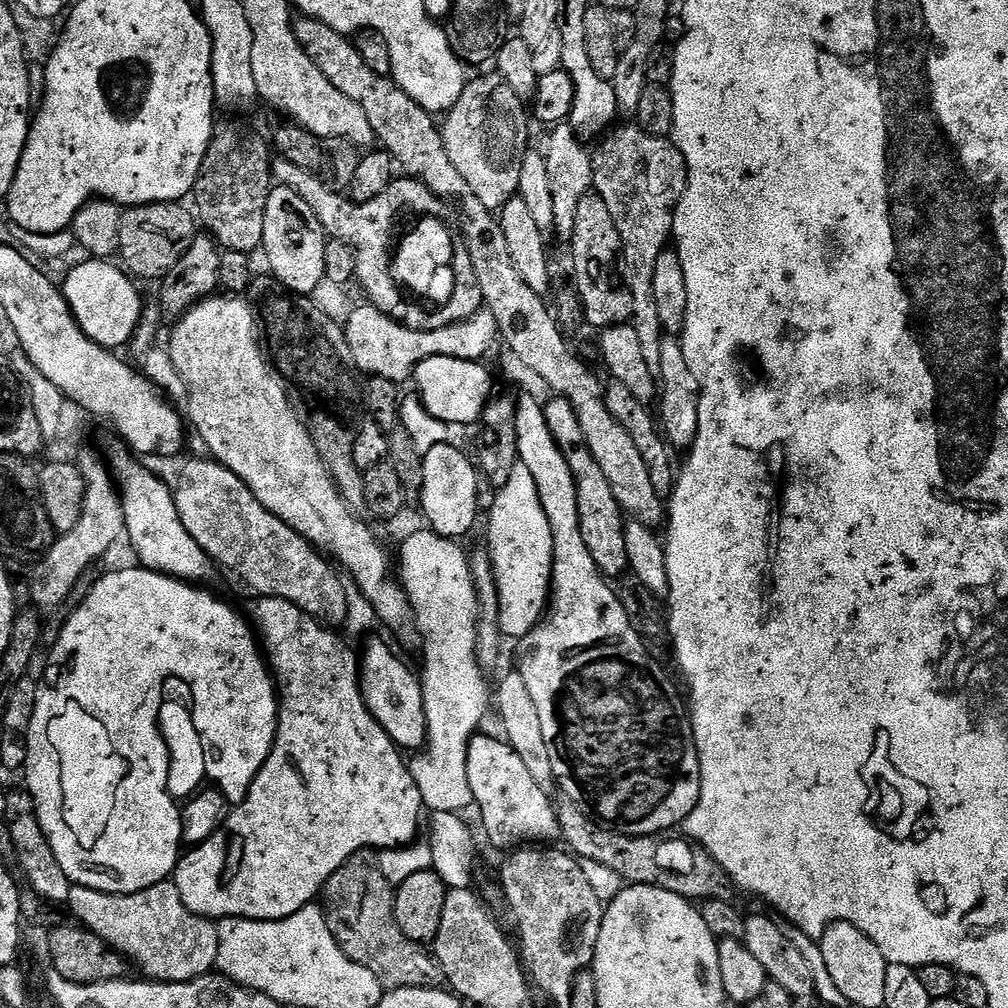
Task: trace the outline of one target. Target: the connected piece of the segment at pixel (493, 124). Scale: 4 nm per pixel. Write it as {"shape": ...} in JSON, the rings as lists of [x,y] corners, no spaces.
{"shape":[[[491,75],[480,76],[477,80],[469,79],[465,83],[462,98],[458,98],[458,102],[454,102],[452,109],[443,117],[442,131],[446,142],[446,154],[450,154],[450,162],[454,162],[458,174],[462,174],[466,182],[470,182],[470,190],[478,194],[482,206],[499,210],[520,191],[522,162],[530,144],[528,144],[528,120],[524,117],[525,101],[518,94],[514,94],[514,89],[505,82],[503,76]]]}

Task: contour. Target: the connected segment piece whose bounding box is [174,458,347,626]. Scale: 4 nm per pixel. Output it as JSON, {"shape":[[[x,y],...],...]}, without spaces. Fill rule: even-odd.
{"shape":[[[211,458],[190,460],[192,461],[180,472],[180,481],[174,484],[178,514],[182,518],[182,526],[190,530],[190,538],[194,538],[194,542],[198,542],[198,546],[202,546],[205,554],[211,556],[219,567],[221,564],[222,567],[229,568],[234,575],[241,576],[256,594],[286,598],[286,602],[294,602],[298,610],[325,625],[343,625],[347,618],[347,590],[345,581],[340,581],[341,573],[303,536],[299,536],[274,514],[270,514],[270,510],[266,510],[266,506],[262,506],[262,502],[254,498],[246,482],[242,482],[242,478],[234,475],[225,464],[219,464]]]}

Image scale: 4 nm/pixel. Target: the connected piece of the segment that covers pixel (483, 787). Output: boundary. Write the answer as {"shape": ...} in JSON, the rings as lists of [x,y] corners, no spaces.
{"shape":[[[480,732],[473,736],[467,750],[467,777],[470,779],[470,788],[473,803],[479,808],[484,828],[491,844],[502,849],[502,852],[514,850],[529,844],[549,843],[550,839],[559,839],[560,823],[557,820],[555,803],[549,793],[538,786],[538,782],[531,777],[530,770],[523,765],[522,758],[514,753],[507,741],[486,736]]]}

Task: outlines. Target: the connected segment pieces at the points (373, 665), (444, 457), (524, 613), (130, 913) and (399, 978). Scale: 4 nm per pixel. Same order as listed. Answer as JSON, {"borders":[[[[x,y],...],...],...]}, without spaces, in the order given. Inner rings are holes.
{"borders":[[[[372,640],[369,642],[368,645],[364,648],[364,656],[363,652],[362,655],[359,657],[360,661],[360,689],[364,694],[364,701],[366,702],[366,706],[370,710],[370,714],[372,717],[378,722],[378,726],[382,726],[382,730],[386,730],[386,734],[388,737],[395,742],[396,747],[403,750],[405,753],[408,754],[416,754],[421,751],[428,743],[428,723],[426,722],[426,706],[424,705],[424,686],[419,675],[416,676],[414,673],[408,669],[408,664],[406,661],[403,660],[402,657],[399,656],[398,653],[395,652],[394,649],[391,648],[390,645],[387,644],[384,640]]],[[[447,442],[444,444],[436,445],[429,453],[423,455],[424,457],[424,465],[422,466],[422,490],[418,494],[418,500],[420,500],[420,504],[424,507],[424,516],[428,519],[427,527],[439,534],[439,536],[446,536],[449,538],[461,538],[460,536],[464,536],[468,531],[471,530],[472,527],[476,524],[476,511],[480,508],[480,484],[482,488],[482,480],[478,475],[477,465],[474,463],[473,457],[471,455],[468,456],[463,452],[460,448],[455,448],[452,442]]],[[[523,464],[514,466],[510,482],[499,488],[495,496],[492,513],[488,516],[486,547],[492,555],[498,582],[500,631],[505,637],[519,638],[540,623],[550,603],[552,537],[546,510],[542,510],[542,502],[538,498],[538,486]]],[[[171,879],[161,884],[150,886],[134,894],[115,896],[102,890],[77,888],[70,890],[70,898],[66,905],[77,916],[83,927],[88,928],[98,938],[102,938],[115,952],[119,952],[125,960],[140,967],[139,975],[150,980],[170,982],[190,982],[199,976],[207,976],[216,967],[219,946],[219,930],[213,921],[204,916],[186,910],[186,902],[182,902],[182,894],[178,894],[175,883]]],[[[375,851],[356,852],[342,865],[324,884],[322,893],[322,909],[330,932],[338,942],[338,946],[360,966],[375,975],[385,990],[394,988],[439,988],[445,983],[444,971],[436,961],[435,955],[425,945],[416,944],[406,934],[402,934],[402,926],[398,926],[398,918],[394,914],[396,893],[394,886],[382,874],[379,866],[379,855]]]]}

